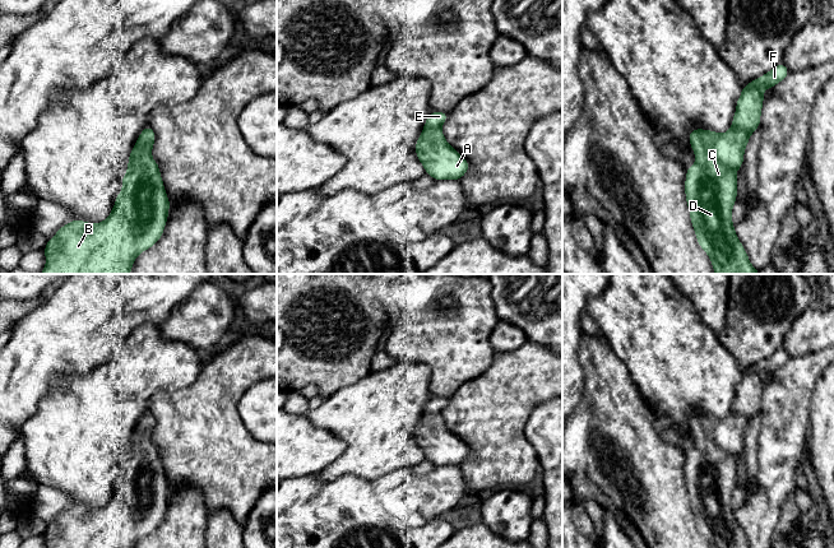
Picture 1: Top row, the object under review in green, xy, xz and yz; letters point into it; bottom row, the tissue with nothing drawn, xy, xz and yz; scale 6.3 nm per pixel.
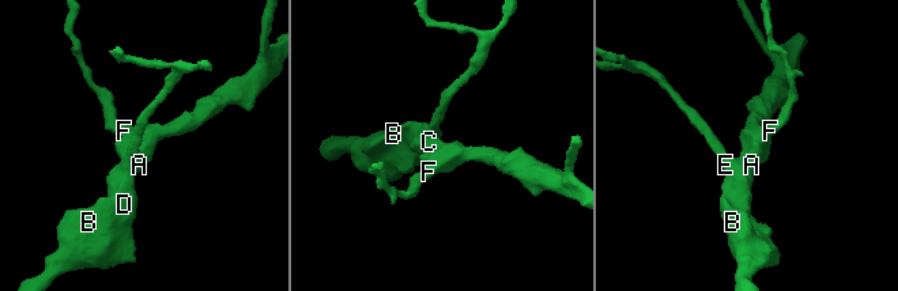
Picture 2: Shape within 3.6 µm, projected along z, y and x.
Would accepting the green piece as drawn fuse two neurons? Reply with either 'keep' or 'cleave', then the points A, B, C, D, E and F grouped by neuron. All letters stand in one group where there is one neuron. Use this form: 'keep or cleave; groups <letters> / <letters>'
keep; groups A B C D E F

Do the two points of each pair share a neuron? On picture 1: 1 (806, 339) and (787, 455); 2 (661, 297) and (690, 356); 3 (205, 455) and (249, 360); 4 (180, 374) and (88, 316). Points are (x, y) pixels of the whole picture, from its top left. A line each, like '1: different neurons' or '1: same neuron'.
1: different neurons
2: same neuron
3: same neuron
4: different neurons

